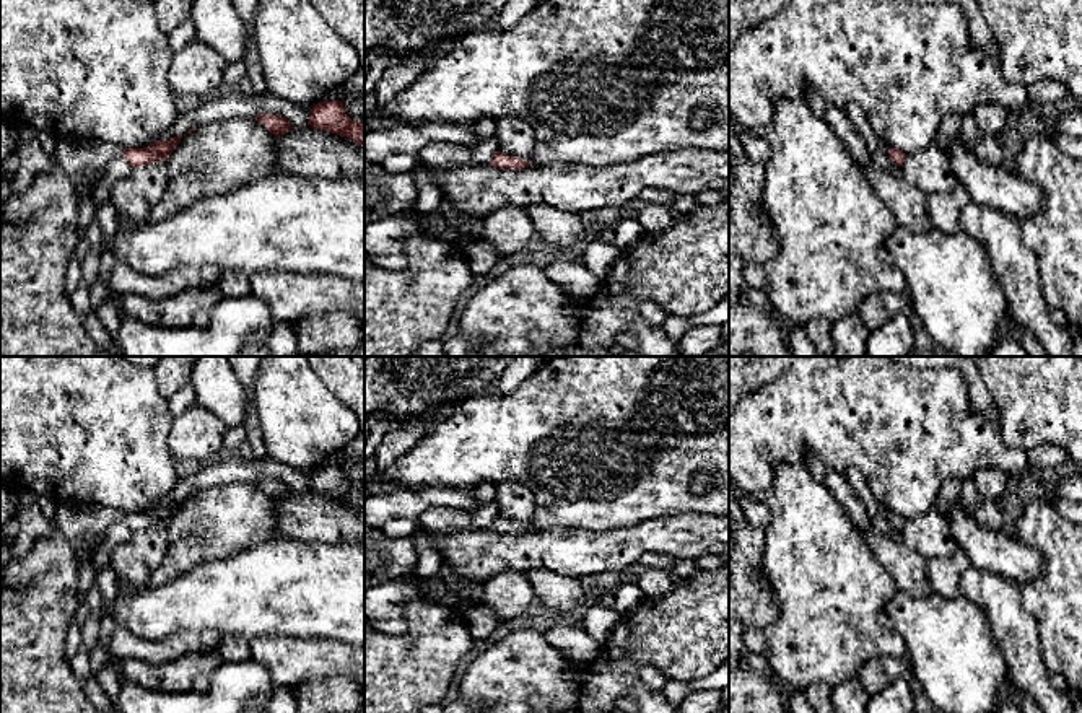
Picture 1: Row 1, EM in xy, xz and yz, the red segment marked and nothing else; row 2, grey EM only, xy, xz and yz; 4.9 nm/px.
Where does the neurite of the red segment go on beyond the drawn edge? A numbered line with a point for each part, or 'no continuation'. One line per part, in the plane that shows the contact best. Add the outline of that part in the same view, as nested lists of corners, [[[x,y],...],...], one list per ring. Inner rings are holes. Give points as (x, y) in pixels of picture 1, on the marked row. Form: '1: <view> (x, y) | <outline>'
1: yz (881, 158) | [[[877,148],[872,153],[872,161],[877,168],[880,168],[883,171],[901,174],[901,166],[895,164],[885,150]]]

